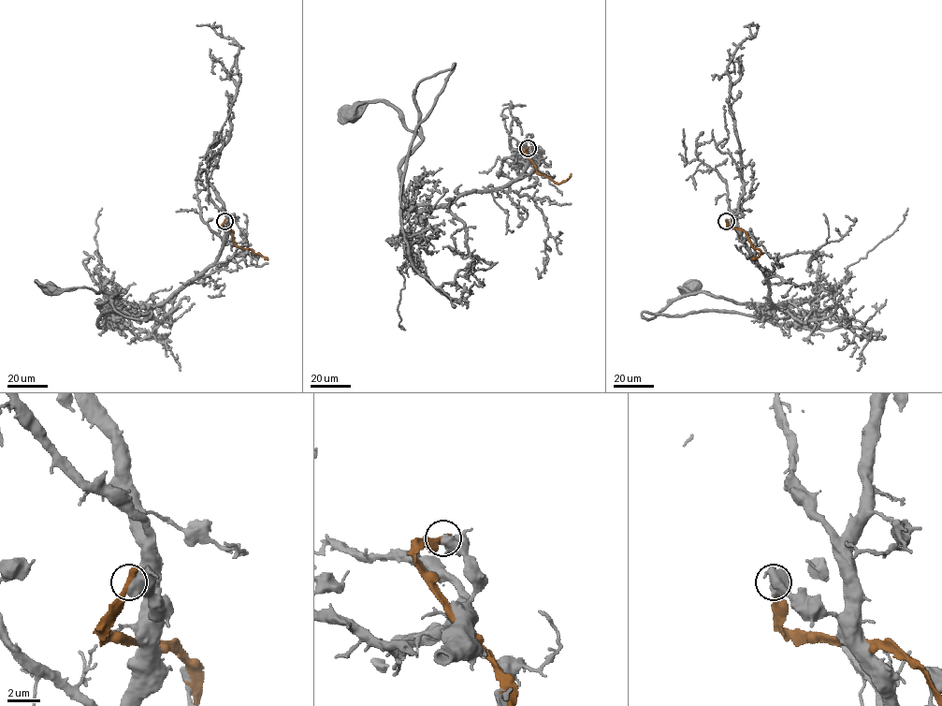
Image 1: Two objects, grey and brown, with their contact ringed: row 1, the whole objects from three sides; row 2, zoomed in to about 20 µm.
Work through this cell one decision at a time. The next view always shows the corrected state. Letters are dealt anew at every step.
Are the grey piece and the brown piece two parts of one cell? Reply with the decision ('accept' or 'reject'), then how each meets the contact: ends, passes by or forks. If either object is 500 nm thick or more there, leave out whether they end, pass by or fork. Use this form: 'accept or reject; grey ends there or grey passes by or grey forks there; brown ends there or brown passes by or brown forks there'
reject

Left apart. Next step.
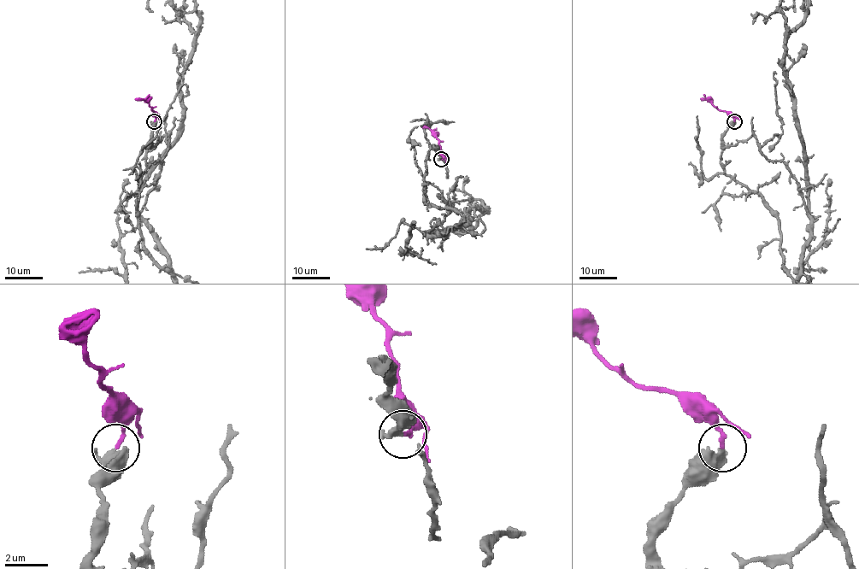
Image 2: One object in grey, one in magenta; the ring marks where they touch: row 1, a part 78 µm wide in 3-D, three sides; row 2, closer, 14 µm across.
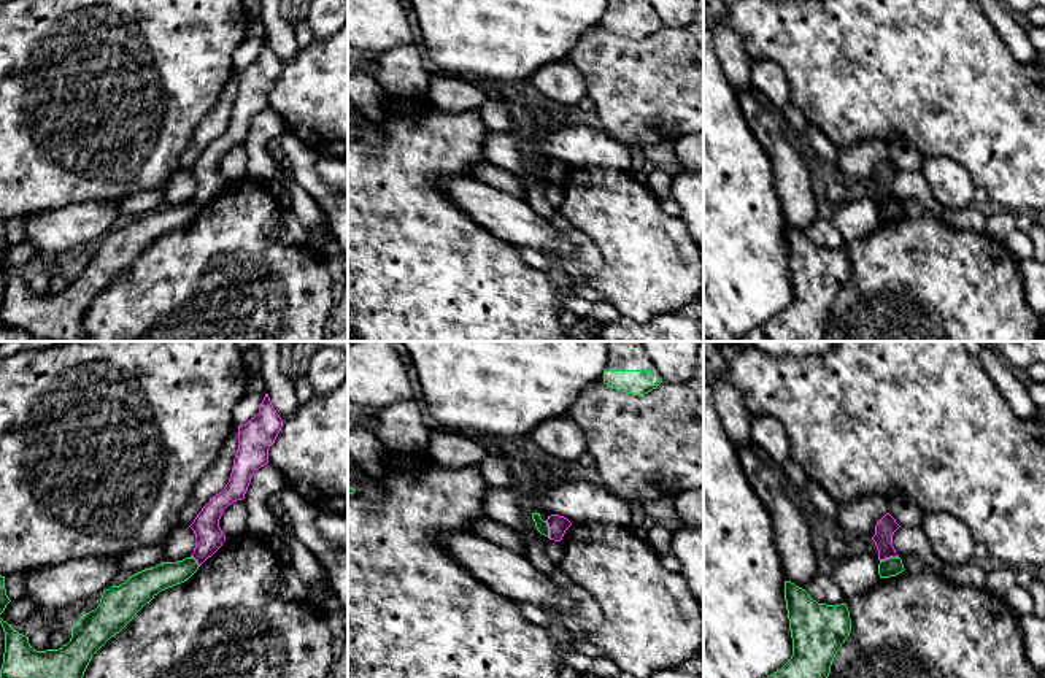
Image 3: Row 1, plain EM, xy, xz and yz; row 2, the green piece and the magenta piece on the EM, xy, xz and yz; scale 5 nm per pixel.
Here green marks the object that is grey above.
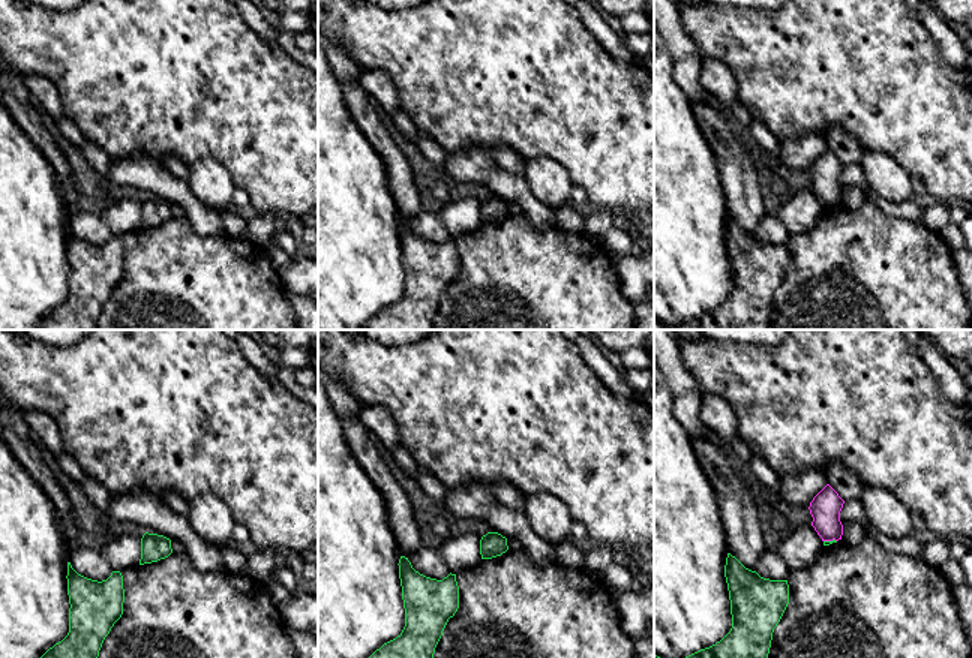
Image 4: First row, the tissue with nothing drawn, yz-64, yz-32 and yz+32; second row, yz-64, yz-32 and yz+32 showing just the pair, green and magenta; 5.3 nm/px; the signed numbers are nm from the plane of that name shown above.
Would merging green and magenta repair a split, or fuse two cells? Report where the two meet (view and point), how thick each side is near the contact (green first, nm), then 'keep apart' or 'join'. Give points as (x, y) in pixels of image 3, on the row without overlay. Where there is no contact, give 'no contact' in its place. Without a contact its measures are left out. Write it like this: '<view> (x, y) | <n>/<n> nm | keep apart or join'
yz (890, 202) | 100/100 nm | join

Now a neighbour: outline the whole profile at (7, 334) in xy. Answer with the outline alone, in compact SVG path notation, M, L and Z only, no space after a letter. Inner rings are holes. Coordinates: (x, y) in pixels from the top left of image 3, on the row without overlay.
M0 322L0 341L37 341L25 329L10 327Z

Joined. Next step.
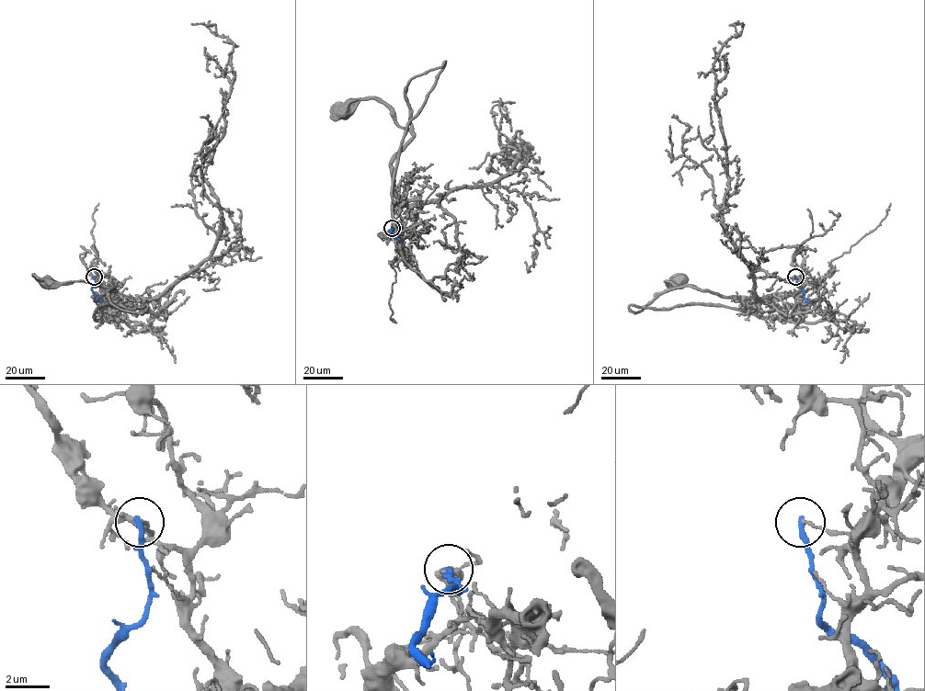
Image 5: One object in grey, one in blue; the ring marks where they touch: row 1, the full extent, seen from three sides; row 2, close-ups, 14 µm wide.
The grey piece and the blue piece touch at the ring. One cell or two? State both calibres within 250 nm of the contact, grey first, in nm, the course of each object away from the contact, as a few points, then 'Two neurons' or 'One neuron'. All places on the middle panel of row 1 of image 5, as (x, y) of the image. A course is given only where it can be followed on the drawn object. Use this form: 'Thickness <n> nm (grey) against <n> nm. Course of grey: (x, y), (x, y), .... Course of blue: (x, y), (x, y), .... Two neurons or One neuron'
Thickness 120 nm (grey) against 280 nm. Course of grey: (392, 228), (393, 232), (401, 229), (391, 160), (413, 134), (376, 99), (359, 99), (344, 111). Course of blue: (392, 228), (389, 234), (396, 236), (400, 242). Two neurons

